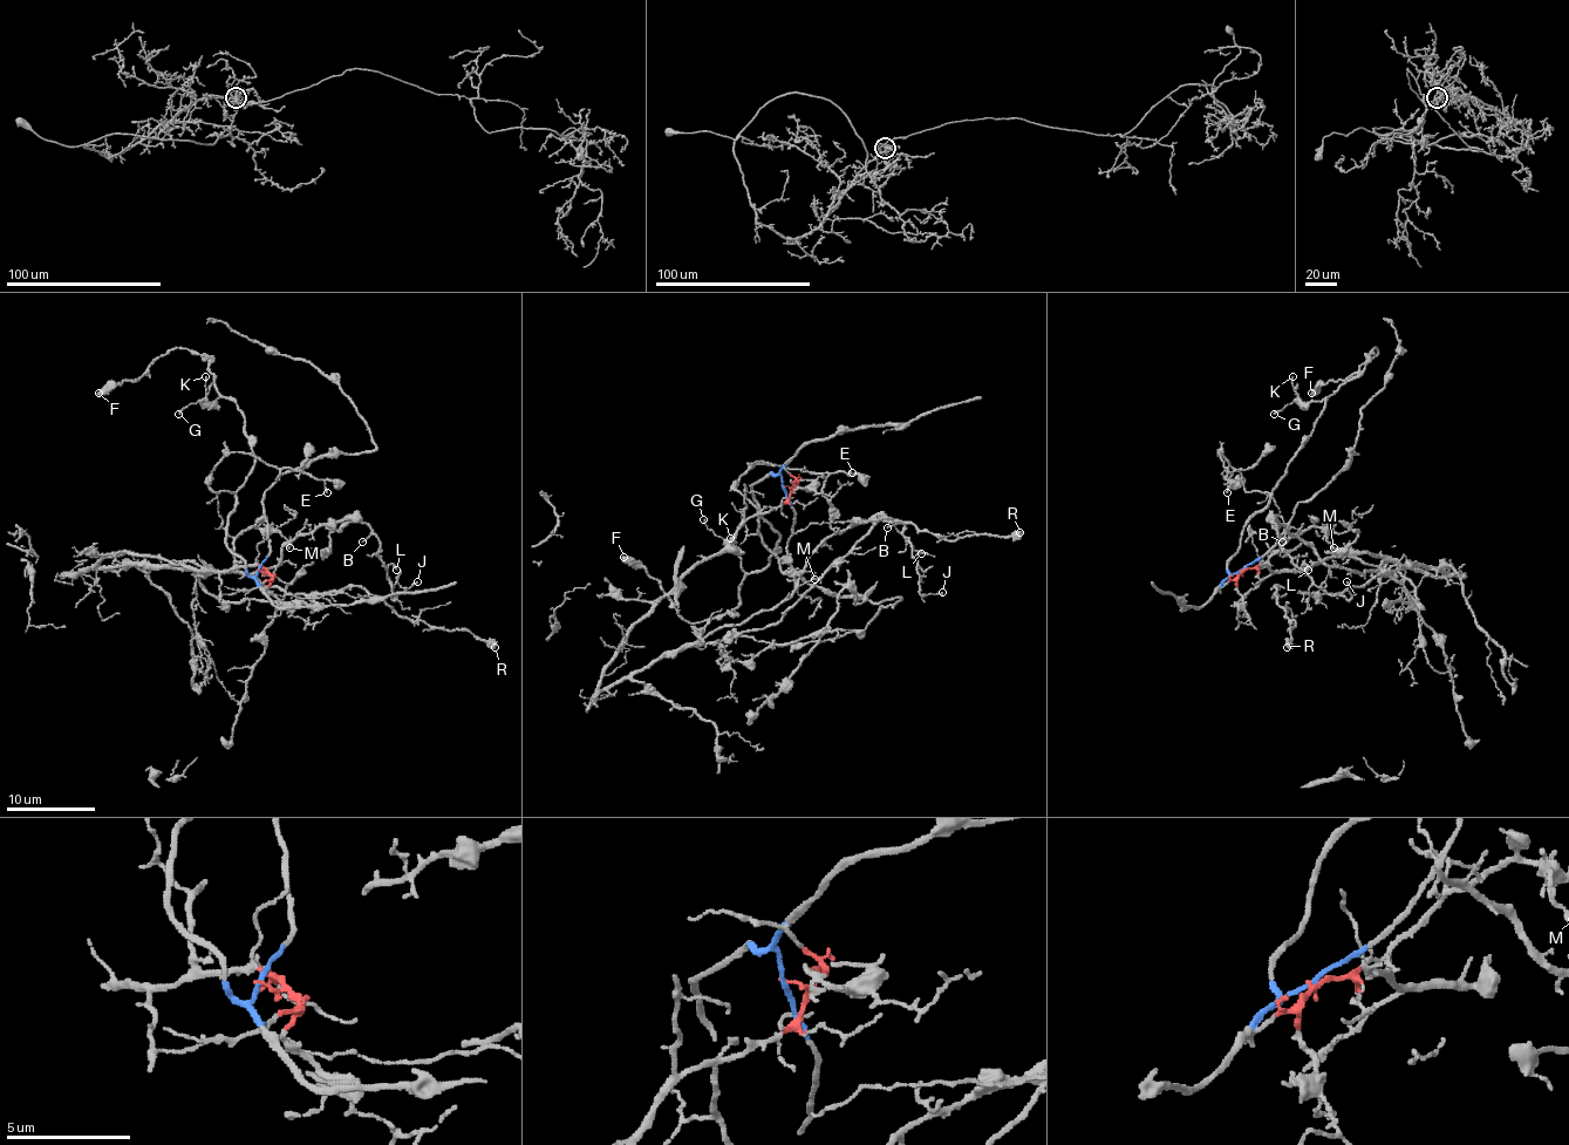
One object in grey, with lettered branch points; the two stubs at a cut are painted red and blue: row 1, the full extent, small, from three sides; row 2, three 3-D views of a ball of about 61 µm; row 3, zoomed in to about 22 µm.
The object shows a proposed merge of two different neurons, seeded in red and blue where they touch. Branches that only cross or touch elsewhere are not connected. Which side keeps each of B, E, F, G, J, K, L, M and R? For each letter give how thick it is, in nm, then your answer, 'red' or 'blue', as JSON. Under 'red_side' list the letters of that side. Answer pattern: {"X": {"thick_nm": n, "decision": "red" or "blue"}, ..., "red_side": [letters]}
{"B": {"thick_nm": 120, "decision": "red"}, "E": {"thick_nm": 140, "decision": "blue"}, "F": {"thick_nm": 550, "decision": "blue"}, "G": {"thick_nm": 120, "decision": "blue"}, "J": {"thick_nm": 130, "decision": "red"}, "K": {"thick_nm": 110, "decision": "blue"}, "L": {"thick_nm": 170, "decision": "red"}, "M": {"thick_nm": 130, "decision": "red"}, "R": {"thick_nm": 700, "decision": "red"}, "red_side": ["B", "J", "L", "M", "R"]}

